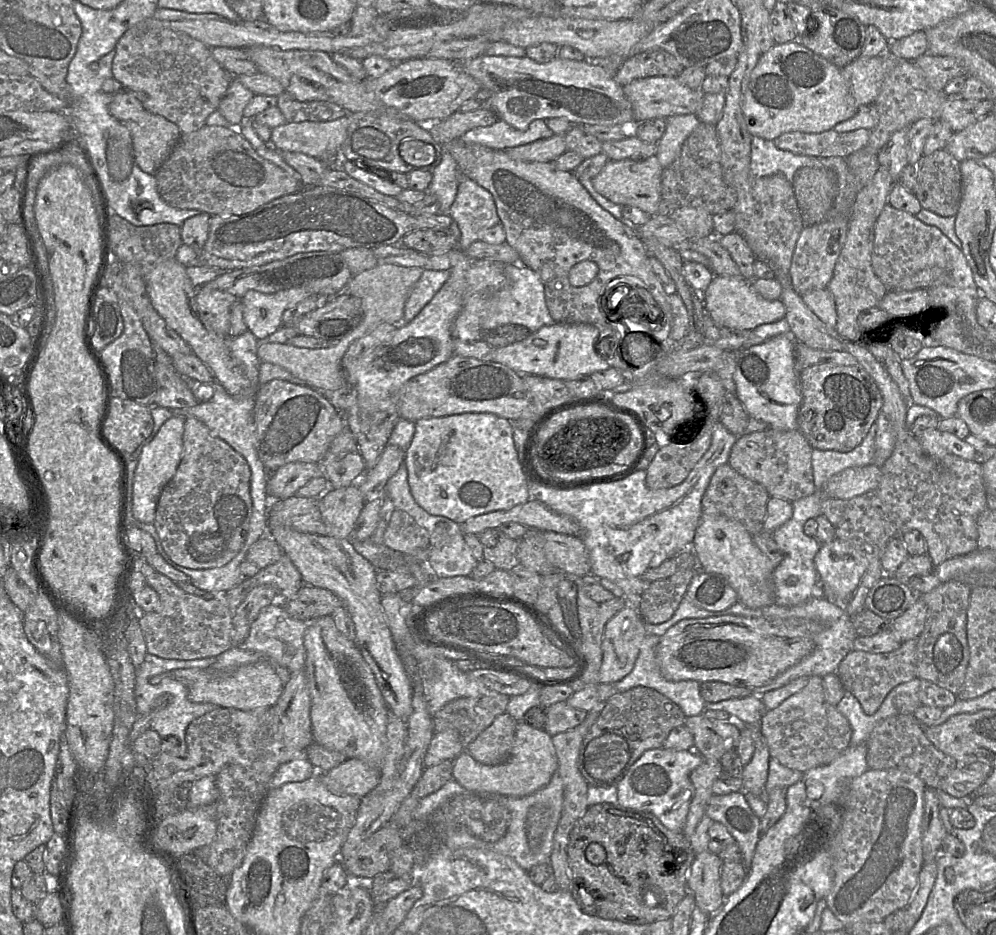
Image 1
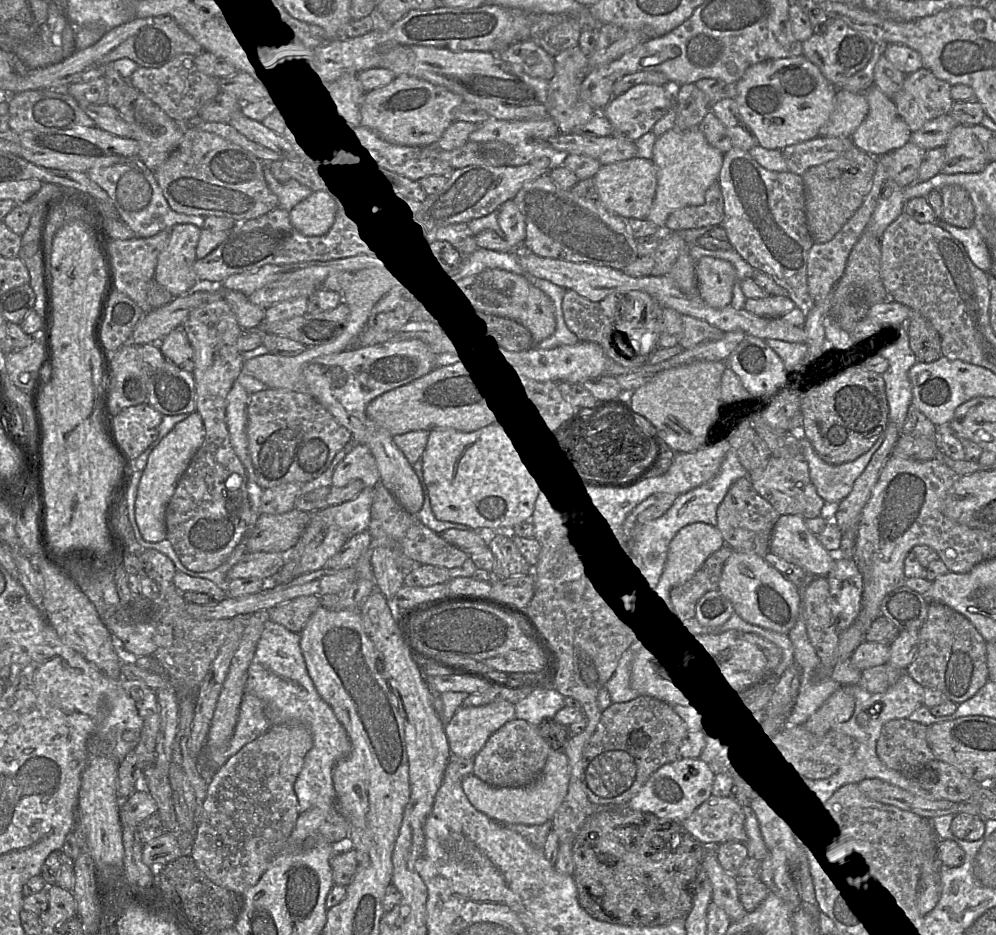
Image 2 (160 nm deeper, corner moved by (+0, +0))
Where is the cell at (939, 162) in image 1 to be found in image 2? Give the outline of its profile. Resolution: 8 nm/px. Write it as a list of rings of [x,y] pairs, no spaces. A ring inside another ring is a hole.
[[[957,184],[941,187],[943,212],[941,220],[959,227],[968,228],[974,223],[974,208],[967,191]]]

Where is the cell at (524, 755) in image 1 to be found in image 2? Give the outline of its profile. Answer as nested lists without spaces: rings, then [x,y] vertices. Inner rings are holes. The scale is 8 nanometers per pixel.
[[[551,749],[544,768],[530,784],[522,787],[494,787],[474,774],[462,778],[462,788],[470,803],[489,818],[504,824],[541,825],[552,818],[565,799],[570,780],[568,757],[564,750]]]

